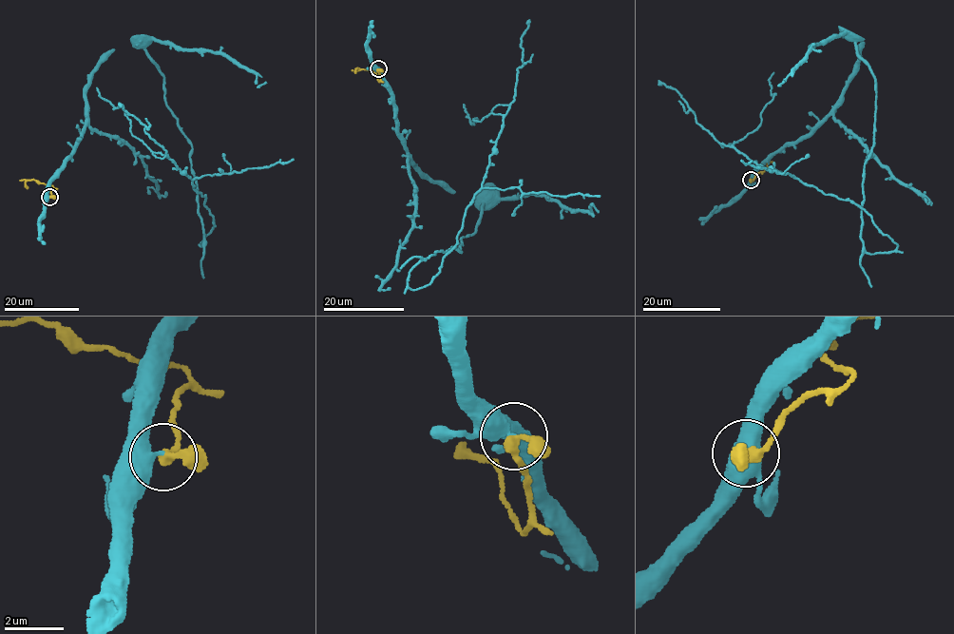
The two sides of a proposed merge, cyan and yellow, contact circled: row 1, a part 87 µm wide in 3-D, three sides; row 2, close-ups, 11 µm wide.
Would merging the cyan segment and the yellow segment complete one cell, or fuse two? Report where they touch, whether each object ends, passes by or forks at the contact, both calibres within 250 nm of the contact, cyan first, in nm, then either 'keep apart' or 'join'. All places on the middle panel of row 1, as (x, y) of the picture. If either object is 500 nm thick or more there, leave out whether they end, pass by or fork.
(378, 68) | cyan ends | yellow passes by | 480/280 nm | keep apart

